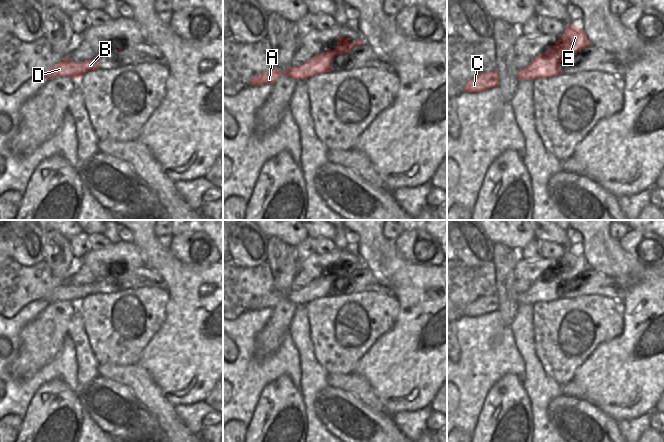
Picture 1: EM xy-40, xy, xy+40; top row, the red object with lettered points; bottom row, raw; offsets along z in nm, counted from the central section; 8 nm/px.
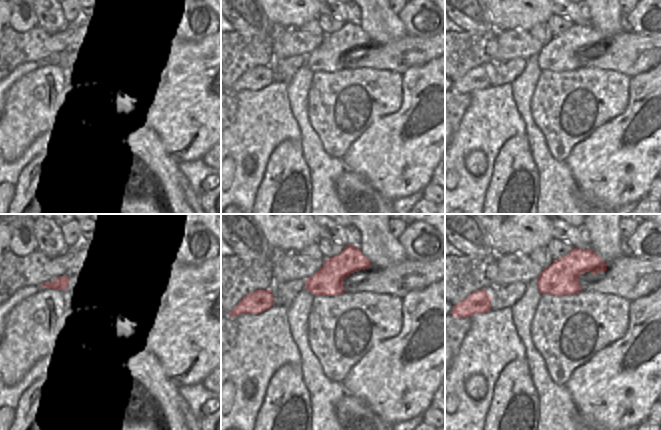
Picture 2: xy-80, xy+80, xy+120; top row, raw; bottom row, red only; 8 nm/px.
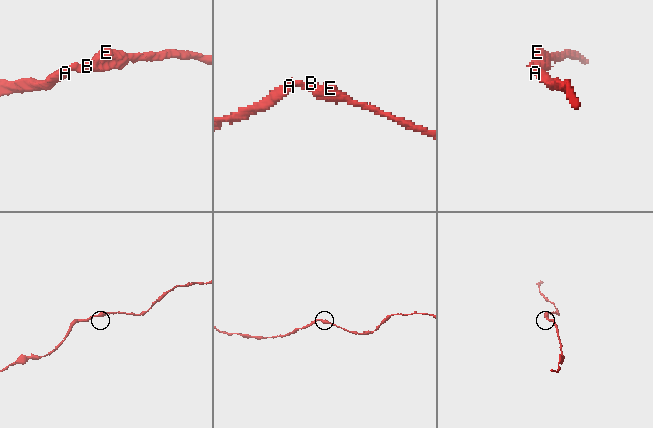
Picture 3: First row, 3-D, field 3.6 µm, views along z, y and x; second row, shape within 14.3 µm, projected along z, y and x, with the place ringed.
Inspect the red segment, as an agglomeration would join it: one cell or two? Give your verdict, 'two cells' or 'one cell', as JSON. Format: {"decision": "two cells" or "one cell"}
{"decision": "one cell"}

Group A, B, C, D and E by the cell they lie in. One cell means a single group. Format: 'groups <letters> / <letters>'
groups A B C D E

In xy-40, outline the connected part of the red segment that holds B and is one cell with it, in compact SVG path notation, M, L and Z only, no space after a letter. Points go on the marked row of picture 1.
M97 54L90 60L84 60L82 62L74 62L68 57L62 58L49 68L46 74L43 74L47 81L57 76L68 76L75 81L81 78L86 72L90 70L99 69L99 61L104 54Z

